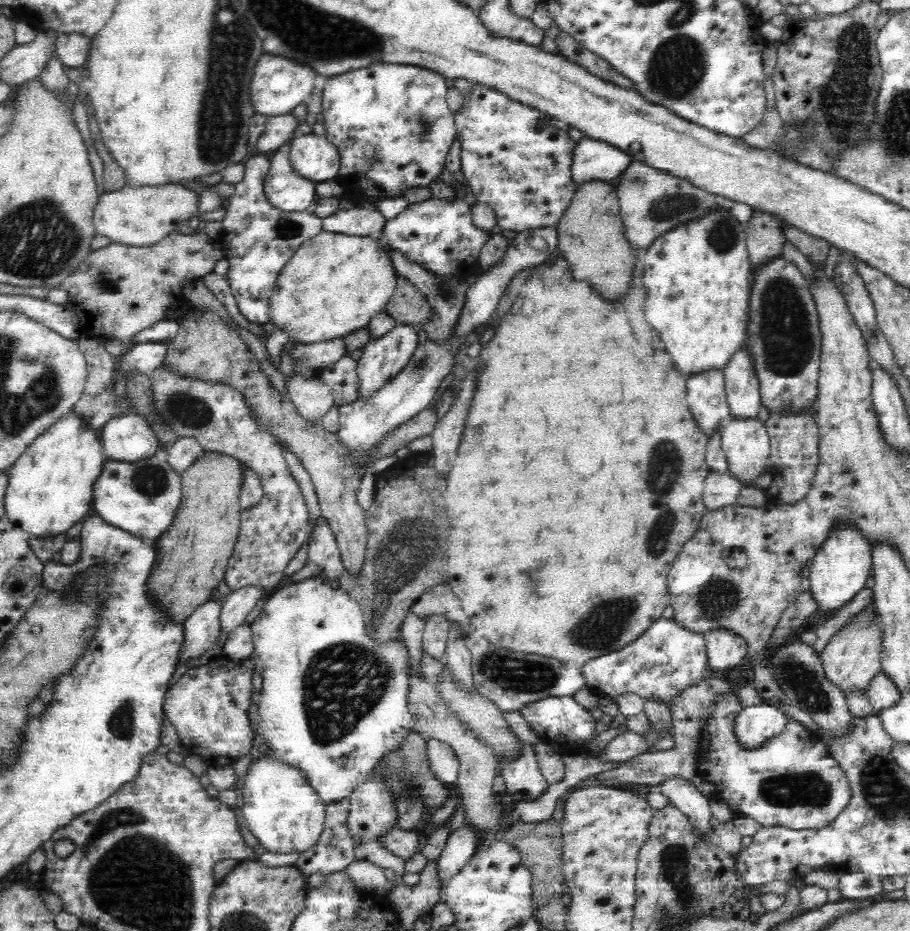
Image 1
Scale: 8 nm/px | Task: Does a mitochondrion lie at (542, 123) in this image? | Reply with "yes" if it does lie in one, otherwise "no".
no

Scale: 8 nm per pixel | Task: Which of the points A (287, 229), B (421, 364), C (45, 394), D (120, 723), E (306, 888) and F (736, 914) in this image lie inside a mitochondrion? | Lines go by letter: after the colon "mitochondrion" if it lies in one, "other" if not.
A: mitochondrion
B: mitochondrion
C: mitochondrion
D: mitochondrion
E: other
F: other

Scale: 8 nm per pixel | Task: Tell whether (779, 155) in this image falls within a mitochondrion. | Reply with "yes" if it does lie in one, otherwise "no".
no

